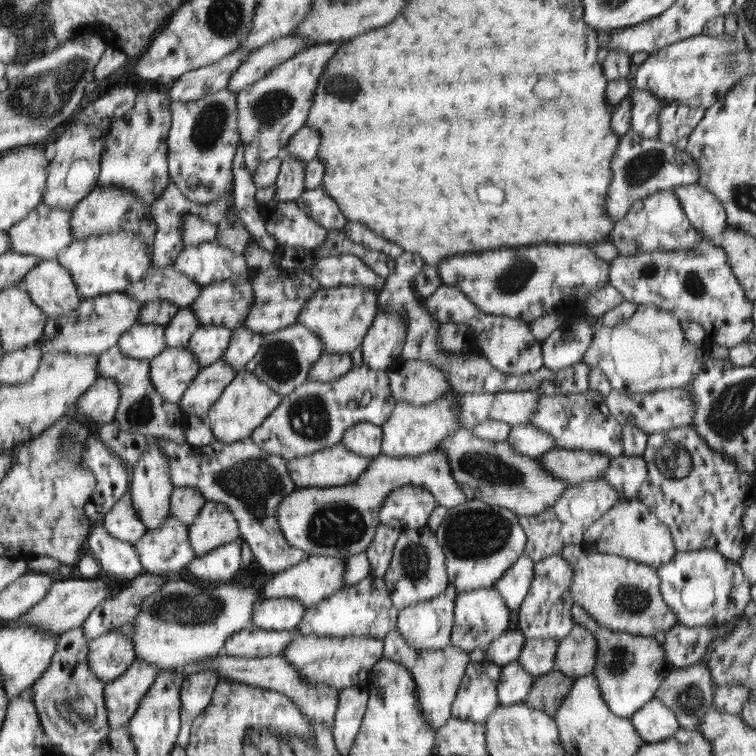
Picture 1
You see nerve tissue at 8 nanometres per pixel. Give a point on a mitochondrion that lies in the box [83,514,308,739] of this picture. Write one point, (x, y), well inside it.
(182, 609)

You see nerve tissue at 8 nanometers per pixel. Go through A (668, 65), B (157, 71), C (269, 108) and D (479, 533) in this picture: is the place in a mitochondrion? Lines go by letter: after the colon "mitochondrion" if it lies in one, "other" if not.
A: other
B: other
C: mitochondrion
D: mitochondrion

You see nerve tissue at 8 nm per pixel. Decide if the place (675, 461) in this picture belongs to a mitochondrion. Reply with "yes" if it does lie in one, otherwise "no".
yes

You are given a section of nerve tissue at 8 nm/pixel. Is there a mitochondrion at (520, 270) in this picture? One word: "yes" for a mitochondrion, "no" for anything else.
yes

